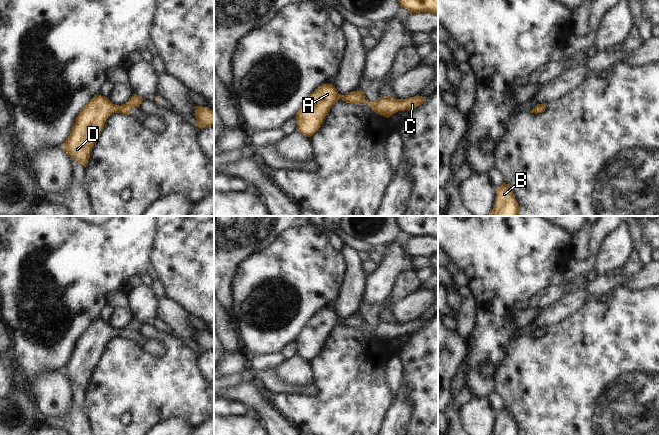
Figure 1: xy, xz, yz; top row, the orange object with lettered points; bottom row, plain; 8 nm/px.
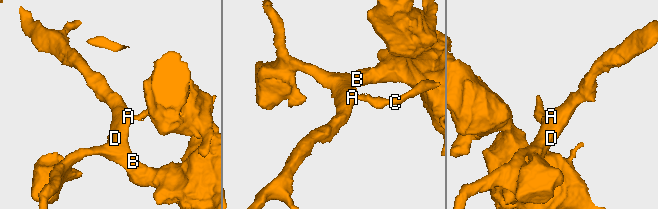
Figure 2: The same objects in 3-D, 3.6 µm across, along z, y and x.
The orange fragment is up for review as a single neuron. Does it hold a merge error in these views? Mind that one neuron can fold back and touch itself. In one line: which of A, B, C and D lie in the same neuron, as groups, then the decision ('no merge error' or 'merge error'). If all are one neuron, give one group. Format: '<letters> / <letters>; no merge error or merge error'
A B C D; no merge error

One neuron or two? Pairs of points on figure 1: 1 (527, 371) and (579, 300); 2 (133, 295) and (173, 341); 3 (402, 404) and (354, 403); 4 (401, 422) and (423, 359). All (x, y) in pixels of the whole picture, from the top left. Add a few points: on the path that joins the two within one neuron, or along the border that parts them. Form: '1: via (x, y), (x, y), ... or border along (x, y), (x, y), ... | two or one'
1: border along (584, 303), (569, 316), (547, 329) | two
2: border along (144, 322), (154, 324) | two
3: border along (393, 396), (393, 401), (381, 424) | two
4: border along (401, 386), (409, 398), (409, 422) | two

